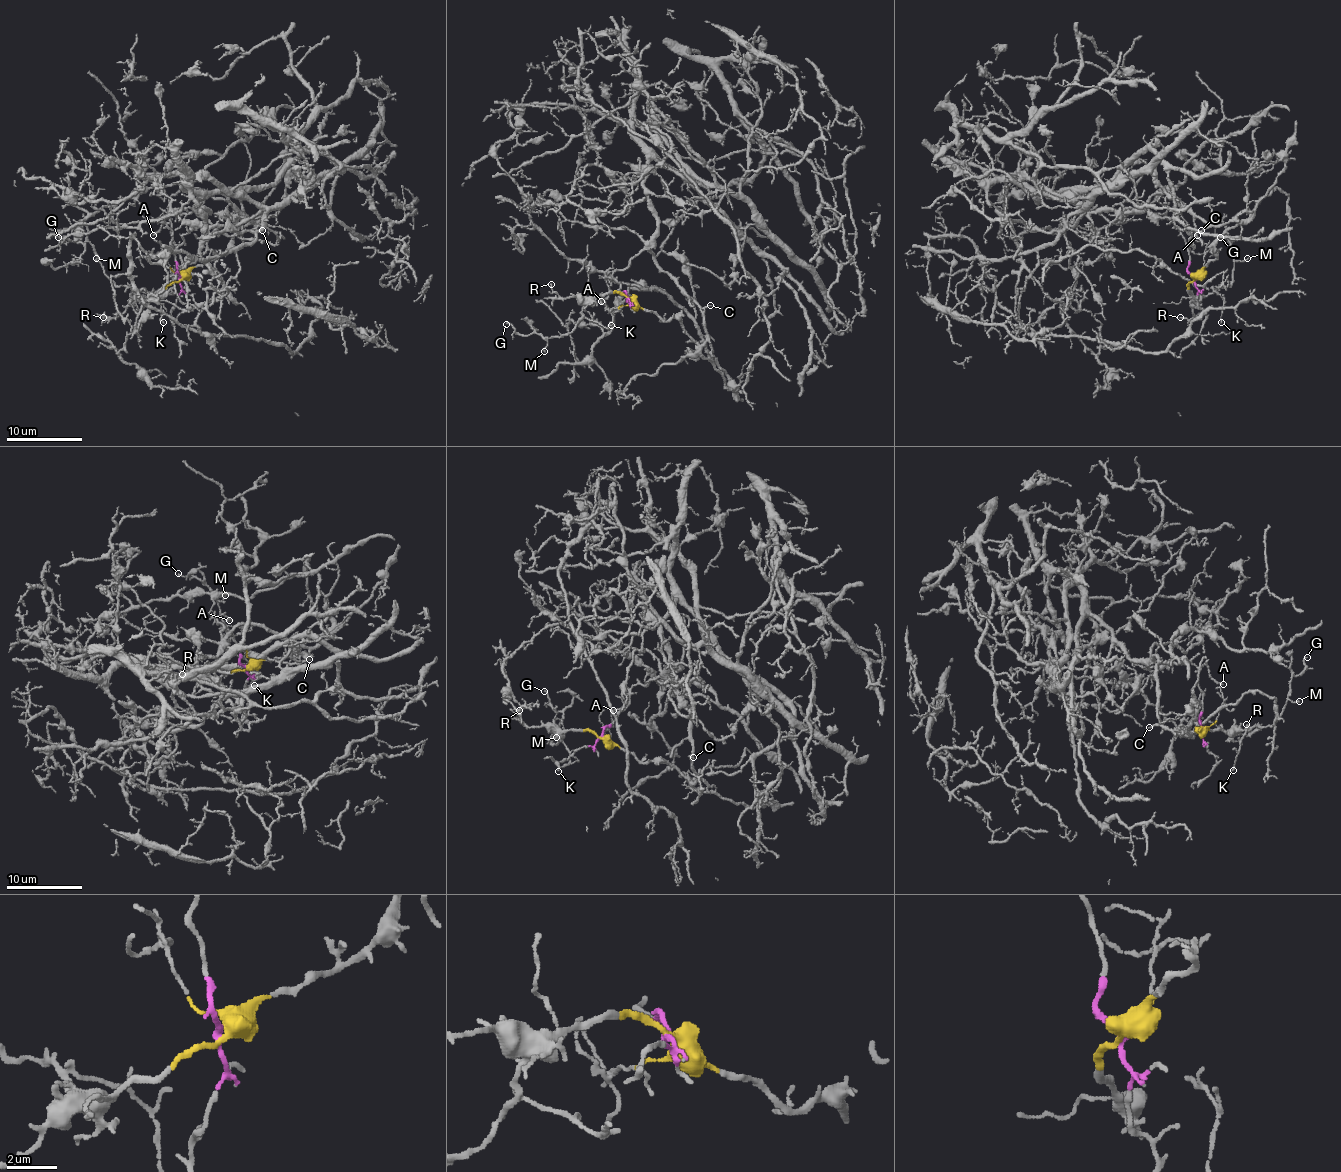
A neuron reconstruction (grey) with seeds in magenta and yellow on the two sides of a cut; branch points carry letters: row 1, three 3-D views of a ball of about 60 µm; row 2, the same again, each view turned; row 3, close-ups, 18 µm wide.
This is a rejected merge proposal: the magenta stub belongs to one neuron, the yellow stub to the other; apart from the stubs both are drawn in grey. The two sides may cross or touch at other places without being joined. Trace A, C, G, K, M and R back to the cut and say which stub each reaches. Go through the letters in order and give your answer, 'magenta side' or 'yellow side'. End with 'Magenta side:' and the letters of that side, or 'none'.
A: magenta side
C: magenta side
G: yellow side
K: yellow side
M: yellow side
R: yellow side
Magenta side: A, C

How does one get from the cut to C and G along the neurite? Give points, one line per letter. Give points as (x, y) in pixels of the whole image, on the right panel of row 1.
C: (1194, 277), (1187, 269), (1185, 237), (1166, 214), (1151, 214), (1147, 201), (1171, 193), (1208, 225), (1202, 229)
G: (1194, 279), (1189, 290), (1194, 296), (1206, 296), (1230, 284), (1234, 267), (1230, 241), (1219, 237)

